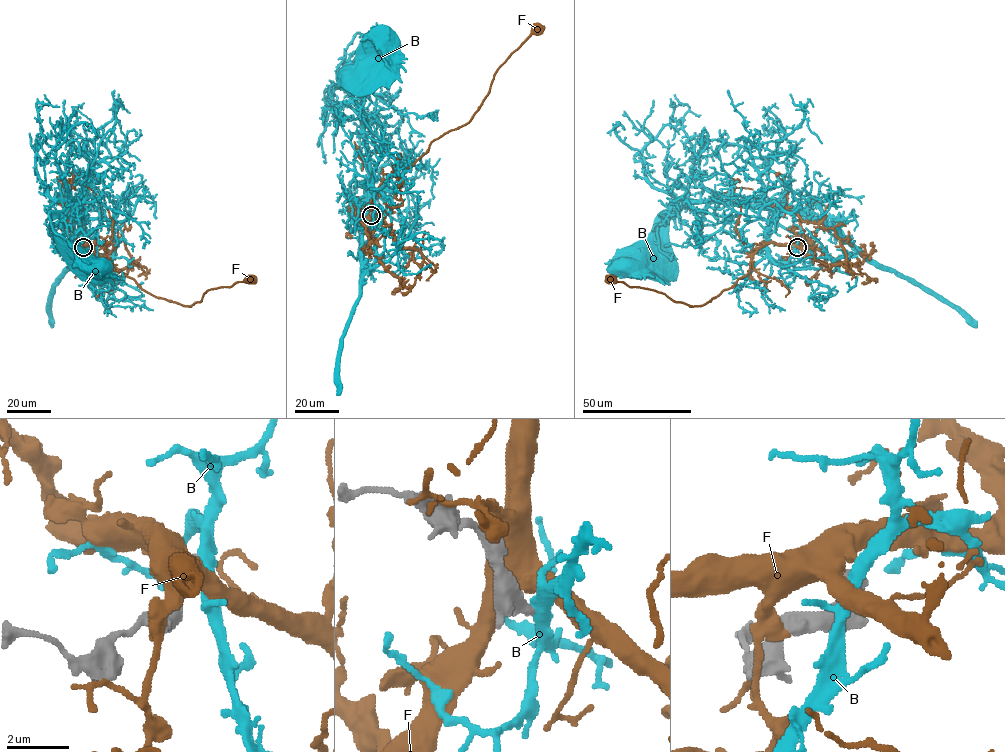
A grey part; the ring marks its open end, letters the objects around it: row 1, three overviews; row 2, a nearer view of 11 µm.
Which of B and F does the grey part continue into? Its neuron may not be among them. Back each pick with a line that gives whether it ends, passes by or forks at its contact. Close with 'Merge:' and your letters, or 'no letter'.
Merge: no letter

